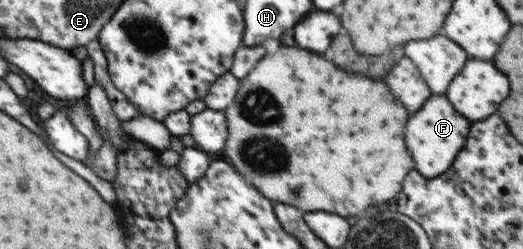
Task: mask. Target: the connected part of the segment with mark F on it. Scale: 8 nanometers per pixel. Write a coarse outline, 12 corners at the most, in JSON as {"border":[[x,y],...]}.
{"border":[[446,94],[410,116],[410,148],[422,177],[440,176],[472,121]]}

